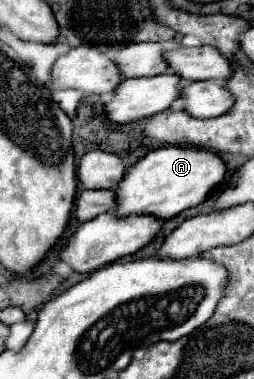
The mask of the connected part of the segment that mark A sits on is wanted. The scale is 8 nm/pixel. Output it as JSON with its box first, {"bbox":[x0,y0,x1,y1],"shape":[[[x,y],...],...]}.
{"bbox":[115,147,227,219],"shape":[[[159,147],[139,159],[121,179],[117,187],[117,211],[115,215],[155,215],[159,219],[171,219],[189,207],[201,205],[207,195],[223,181],[227,173],[225,161],[209,151],[195,147]]]}

